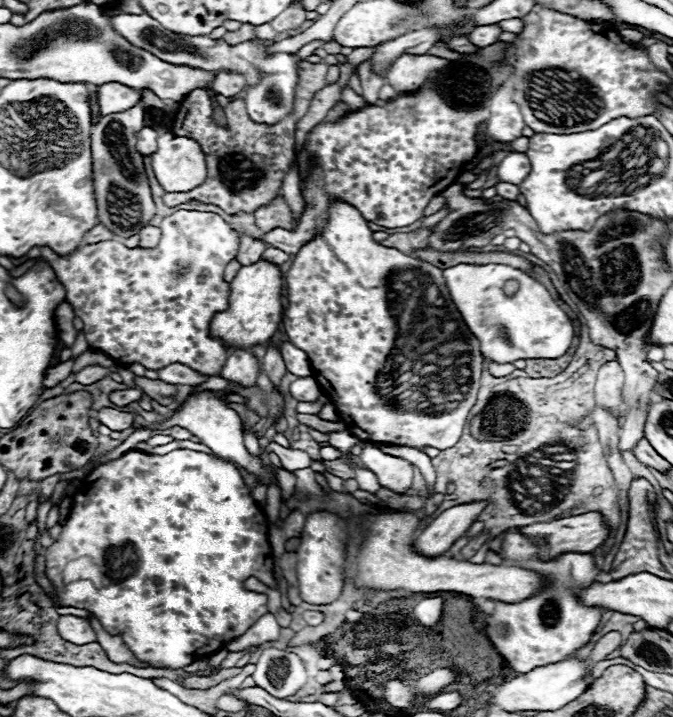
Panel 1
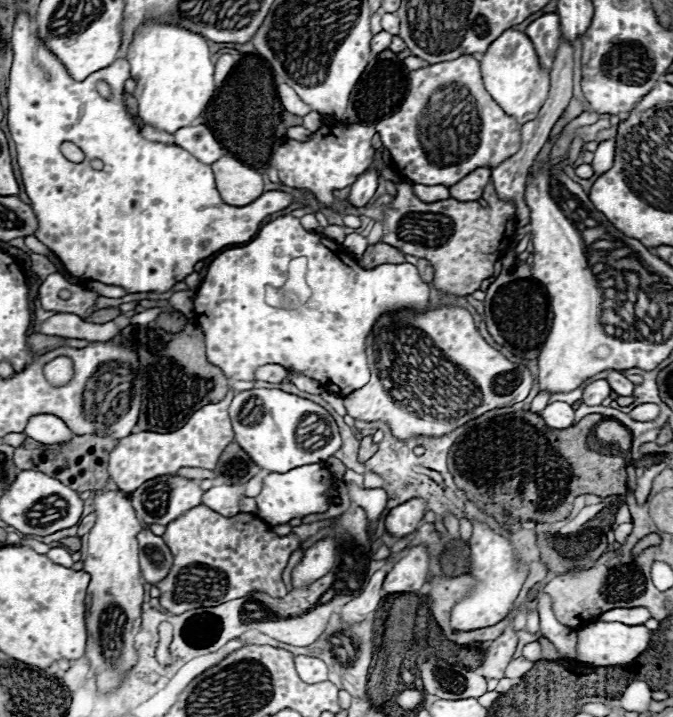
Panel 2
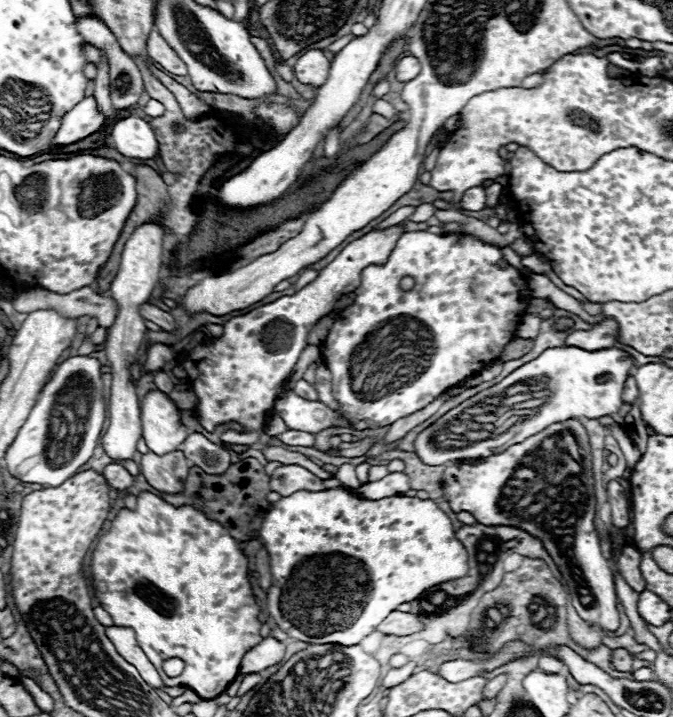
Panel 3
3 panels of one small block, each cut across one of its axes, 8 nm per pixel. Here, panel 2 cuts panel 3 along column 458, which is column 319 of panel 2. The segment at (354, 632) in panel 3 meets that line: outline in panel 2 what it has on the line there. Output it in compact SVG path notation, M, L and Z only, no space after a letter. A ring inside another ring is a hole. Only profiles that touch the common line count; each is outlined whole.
M326 538L326 540L316 542L312 548L308 548L306 556L292 572L292 584L296 588L300 588L300 586L306 586L306 584L322 578L324 574L328 574L330 568L334 566L336 546L338 546L336 540Z

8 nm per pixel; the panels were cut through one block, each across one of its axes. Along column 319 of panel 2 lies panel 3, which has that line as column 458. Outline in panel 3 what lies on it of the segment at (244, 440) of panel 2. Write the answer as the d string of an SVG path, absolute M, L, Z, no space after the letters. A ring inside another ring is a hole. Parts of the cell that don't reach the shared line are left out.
M560 346L560 348L548 348L544 350L538 358L534 358L532 362L516 368L512 374L508 374L502 382L478 392L476 396L464 400L462 404L458 404L456 408L452 408L450 412L446 412L442 418L436 420L432 426L428 426L426 430L422 430L416 440L414 440L414 452L416 456L428 464L428 466L440 466L446 462L476 462L482 458L488 458L492 454L504 452L506 448L510 448L512 444L518 444L538 432L542 432L544 428L548 428L554 422L564 422L568 418L602 418L602 416L610 416L614 412L620 410L622 406L622 390L624 390L624 380L628 378L630 370L634 368L632 358L626 356L626 352L618 350L618 348L608 348L608 350L596 350L596 352L588 352L576 346ZM514 384L546 384L546 390L550 392L548 400L544 404L538 406L538 412L528 416L526 420L514 424L508 432L502 432L500 436L494 438L486 438L480 440L476 444L470 444L466 448L446 448L446 450L436 450L434 442L432 442L432 434L436 430L442 430L450 420L454 420L464 408L470 408L474 404L478 404L484 398L500 396L508 386Z

